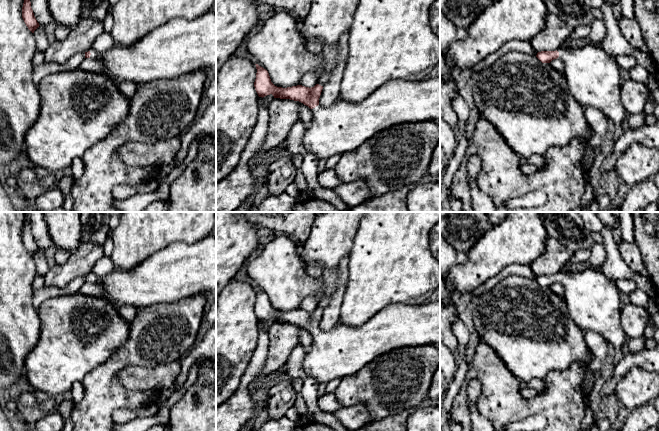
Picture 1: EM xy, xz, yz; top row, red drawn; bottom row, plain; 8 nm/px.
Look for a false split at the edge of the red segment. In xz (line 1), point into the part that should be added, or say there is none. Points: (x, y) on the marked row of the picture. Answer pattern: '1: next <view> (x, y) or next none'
1: next xz (344, 126)

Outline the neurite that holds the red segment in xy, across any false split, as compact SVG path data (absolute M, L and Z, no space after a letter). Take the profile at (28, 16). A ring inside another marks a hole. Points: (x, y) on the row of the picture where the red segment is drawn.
M24 0L22 7L22 18L32 33L34 33L34 31L40 26L34 16L30 0Z

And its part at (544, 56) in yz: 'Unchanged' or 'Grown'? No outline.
Grown

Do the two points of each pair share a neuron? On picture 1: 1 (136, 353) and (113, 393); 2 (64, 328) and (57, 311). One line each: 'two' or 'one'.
1: one
2: one

